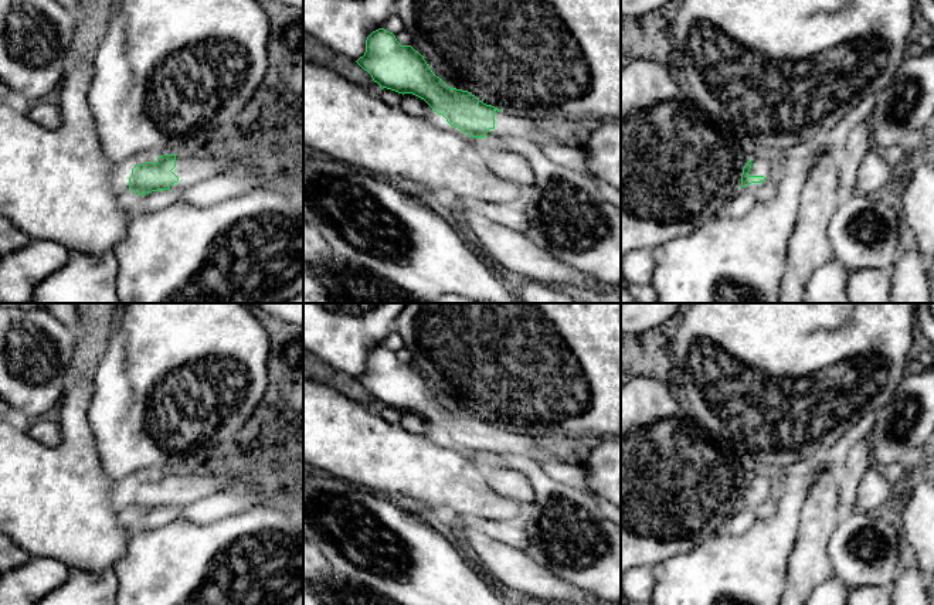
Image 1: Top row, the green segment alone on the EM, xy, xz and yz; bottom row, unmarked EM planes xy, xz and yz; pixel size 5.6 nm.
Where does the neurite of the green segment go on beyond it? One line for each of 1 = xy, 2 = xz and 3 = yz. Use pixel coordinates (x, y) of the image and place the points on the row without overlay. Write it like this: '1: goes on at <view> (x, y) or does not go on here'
1: goes on at xy (192, 485)
2: goes on at xz (506, 441)
3: goes on at yz (764, 482)

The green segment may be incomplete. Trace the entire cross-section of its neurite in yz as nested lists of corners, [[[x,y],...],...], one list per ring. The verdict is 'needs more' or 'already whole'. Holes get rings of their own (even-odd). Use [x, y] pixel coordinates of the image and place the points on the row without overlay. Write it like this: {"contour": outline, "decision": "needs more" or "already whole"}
{"contour": [[[767,470],[751,472],[741,492],[741,504],[757,509],[777,492],[777,477]]], "decision": "needs more"}

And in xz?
{"contour": [[[384,346],[366,357],[366,370],[356,378],[380,405],[412,411],[424,417],[434,429],[472,455],[495,458],[499,453],[524,455],[536,460],[567,463],[588,470],[588,453],[561,458],[539,448],[527,435],[486,422],[468,408],[448,404],[411,363],[401,363]]], "decision": "needs more"}

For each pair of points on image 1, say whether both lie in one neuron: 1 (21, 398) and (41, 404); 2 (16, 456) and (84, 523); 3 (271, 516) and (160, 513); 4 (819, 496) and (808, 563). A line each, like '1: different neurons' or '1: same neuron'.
1: same neuron
2: same neuron
3: different neurons
4: same neuron

